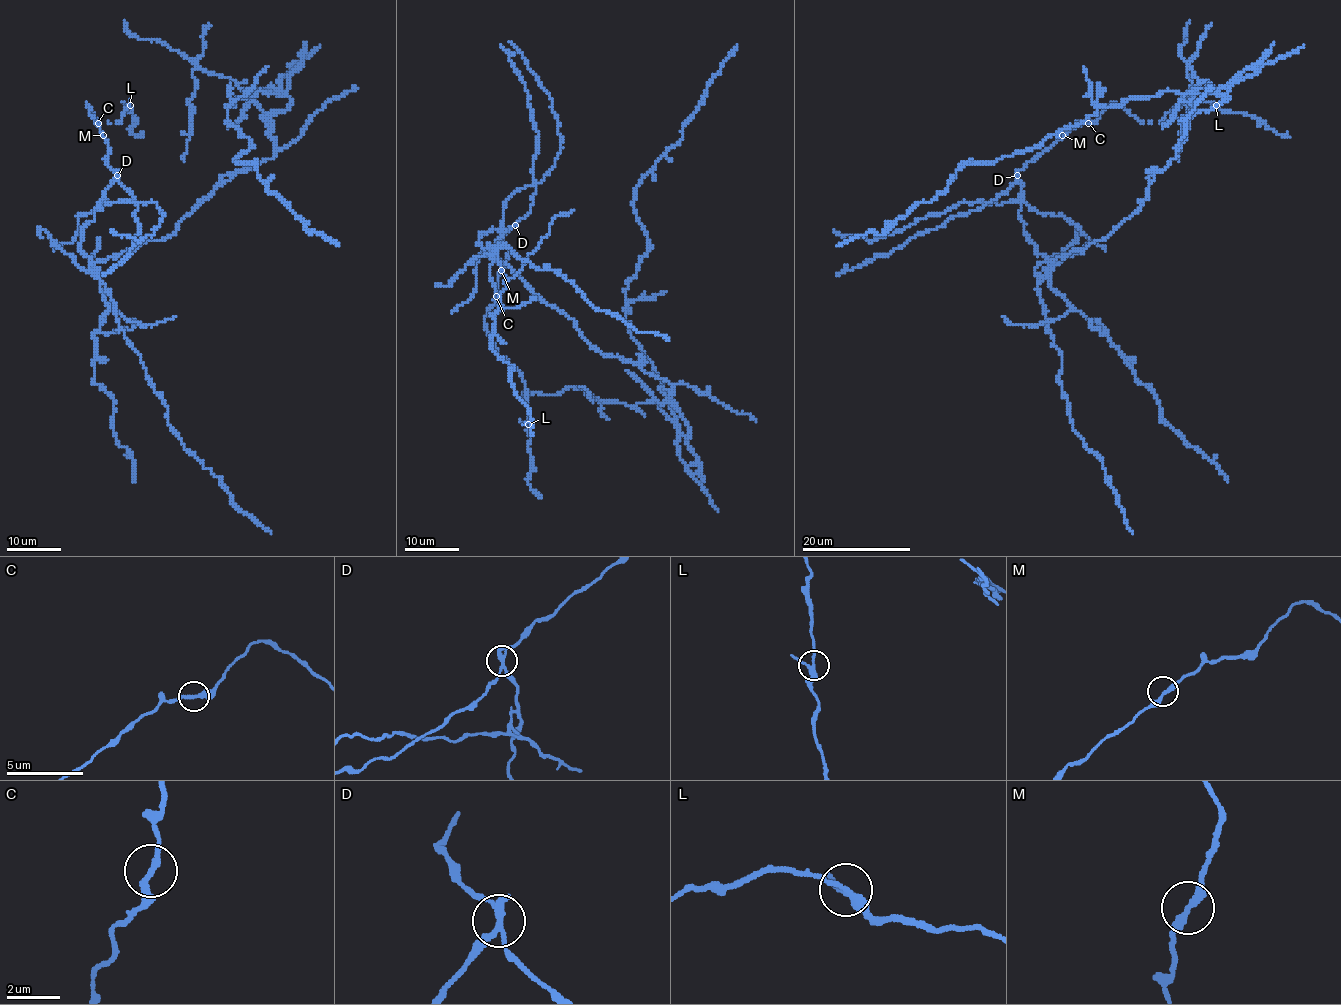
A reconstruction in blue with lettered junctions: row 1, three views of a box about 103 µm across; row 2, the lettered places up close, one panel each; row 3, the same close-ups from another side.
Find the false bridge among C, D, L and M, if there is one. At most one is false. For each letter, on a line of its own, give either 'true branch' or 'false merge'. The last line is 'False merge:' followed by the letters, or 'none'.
C: true branch
D: false merge
L: true branch
M: true branch
False merge: D

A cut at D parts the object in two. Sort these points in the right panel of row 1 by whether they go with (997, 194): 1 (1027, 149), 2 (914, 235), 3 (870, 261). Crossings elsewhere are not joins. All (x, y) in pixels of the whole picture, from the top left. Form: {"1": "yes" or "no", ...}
{"1": "no", "2": "yes", "3": "yes"}

